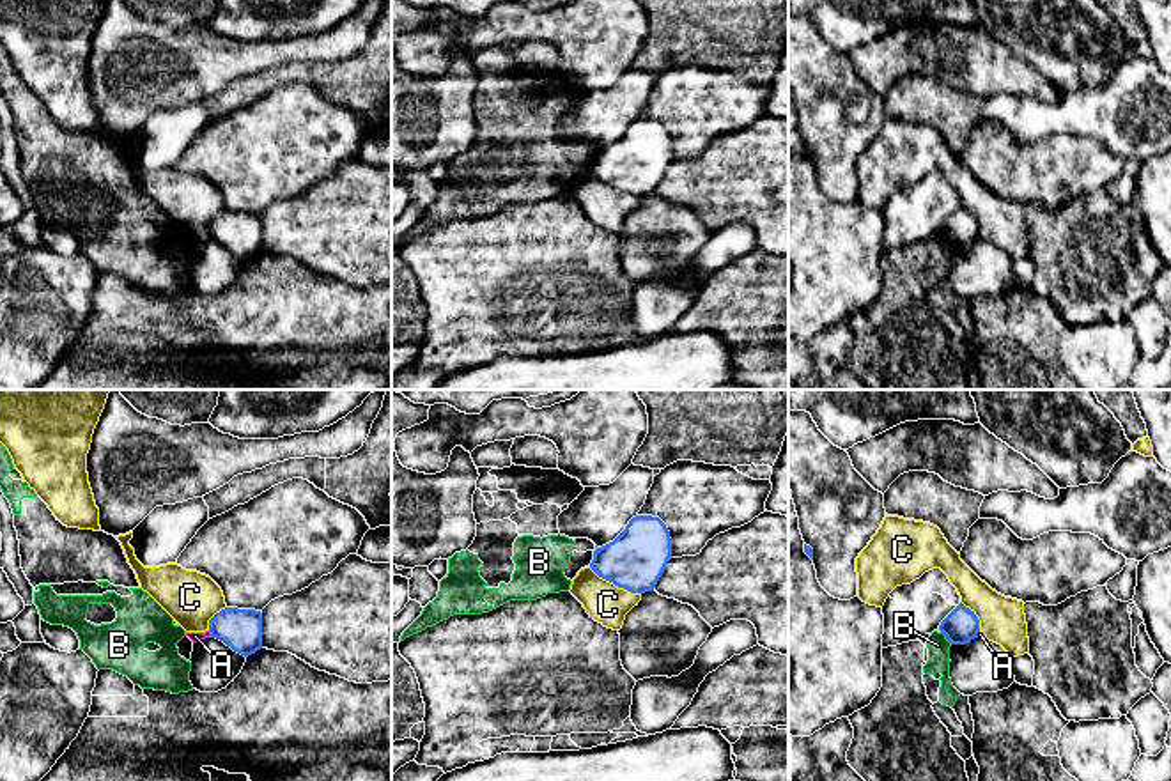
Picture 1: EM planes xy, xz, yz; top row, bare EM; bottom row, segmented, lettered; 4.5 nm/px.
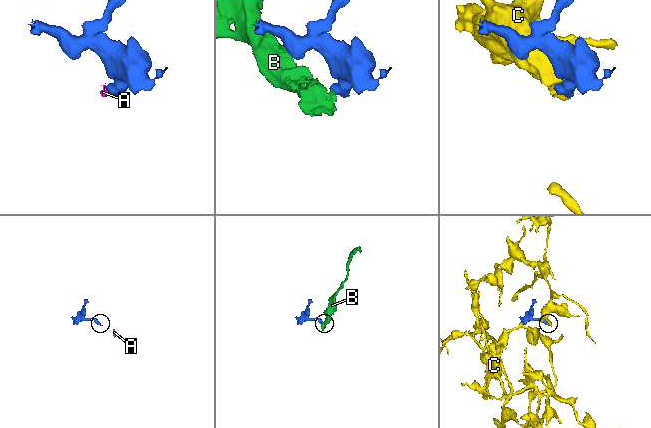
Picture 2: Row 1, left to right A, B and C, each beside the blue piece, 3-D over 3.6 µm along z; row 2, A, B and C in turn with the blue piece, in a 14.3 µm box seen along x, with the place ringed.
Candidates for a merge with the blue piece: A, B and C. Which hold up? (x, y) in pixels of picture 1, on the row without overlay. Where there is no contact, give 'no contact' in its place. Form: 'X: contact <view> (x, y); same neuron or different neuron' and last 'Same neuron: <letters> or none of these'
A: contact xy (211, 238); different neuron
B: contact yz (946, 241); different neuron
C: contact xz (613, 186); different neuron
Same neuron: none of these

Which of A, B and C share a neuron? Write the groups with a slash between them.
A C / B

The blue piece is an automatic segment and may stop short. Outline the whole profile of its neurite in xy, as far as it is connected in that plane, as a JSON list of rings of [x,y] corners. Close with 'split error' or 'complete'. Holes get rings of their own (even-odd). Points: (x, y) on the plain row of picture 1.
[[[225,211],[209,223],[211,241],[248,260],[262,251],[262,216]]]; complete

